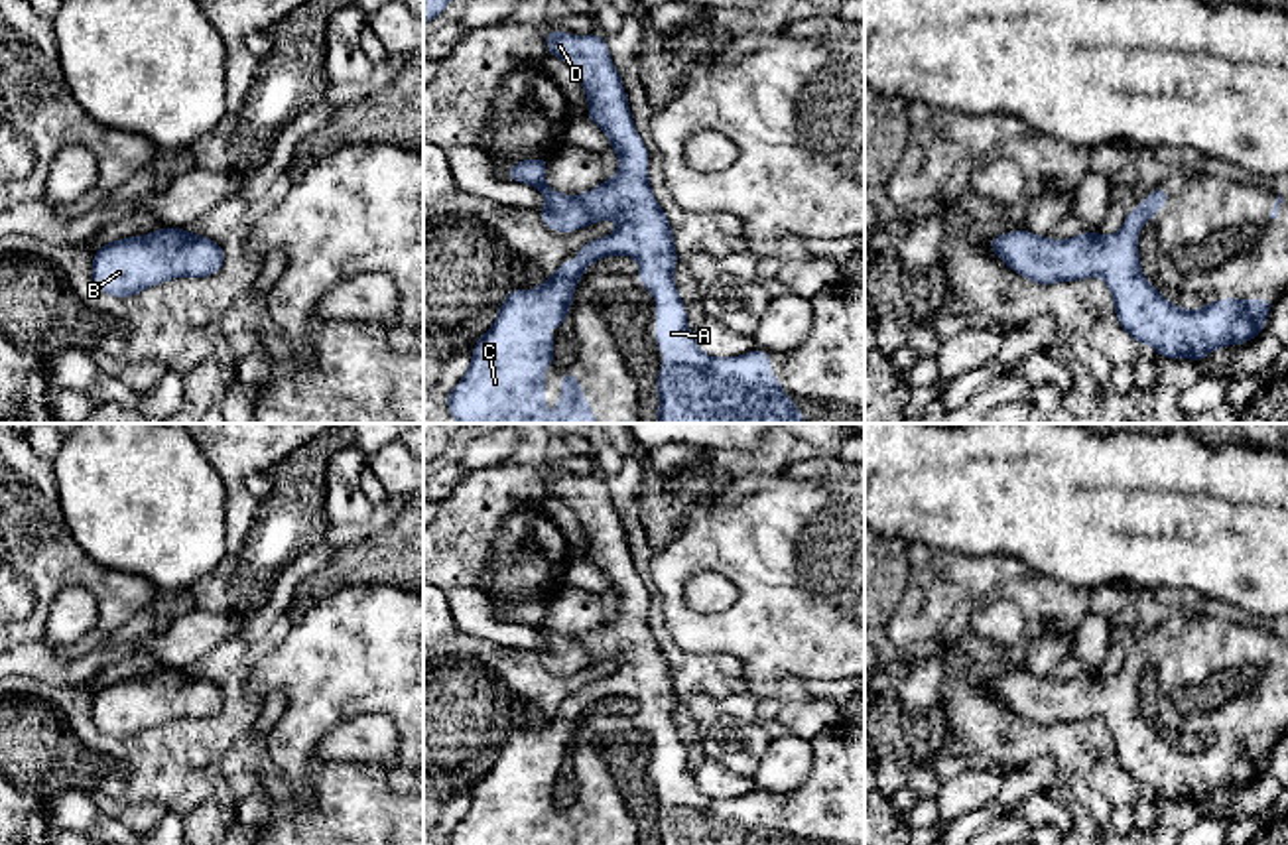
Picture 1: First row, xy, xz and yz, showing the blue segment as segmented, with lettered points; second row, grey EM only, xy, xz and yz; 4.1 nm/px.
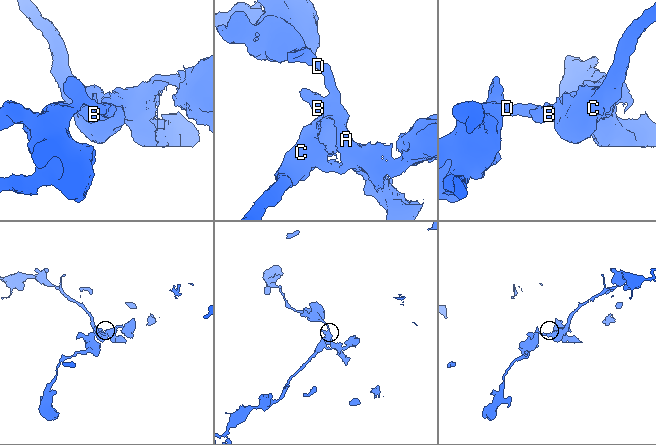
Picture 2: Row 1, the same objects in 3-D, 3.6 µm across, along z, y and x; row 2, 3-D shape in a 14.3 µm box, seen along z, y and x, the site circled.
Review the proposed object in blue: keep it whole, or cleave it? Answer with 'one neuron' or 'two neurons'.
one neuron

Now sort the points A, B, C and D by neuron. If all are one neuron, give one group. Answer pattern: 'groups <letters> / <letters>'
groups A B C D

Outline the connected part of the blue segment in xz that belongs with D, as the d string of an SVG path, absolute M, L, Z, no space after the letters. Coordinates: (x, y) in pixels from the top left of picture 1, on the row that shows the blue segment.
M549 30L546 47L583 83L589 98L587 118L607 134L620 162L618 173L573 197L547 187L549 158L522 160L508 169L506 179L528 183L546 197L547 205L538 215L555 232L575 232L605 219L614 219L618 227L609 236L585 242L577 250L577 260L563 260L540 288L506 293L492 327L475 343L465 376L445 396L451 418L461 423L546 423L546 366L555 362L555 337L573 303L577 282L593 262L628 254L640 264L636 272L640 284L656 297L656 347L664 351L664 364L658 370L658 423L805 423L805 414L794 408L794 398L778 392L786 382L772 378L770 353L754 349L741 357L709 357L687 327L687 311L674 282L679 258L672 225L650 189L650 156L634 128L620 71L612 65L603 35Z

